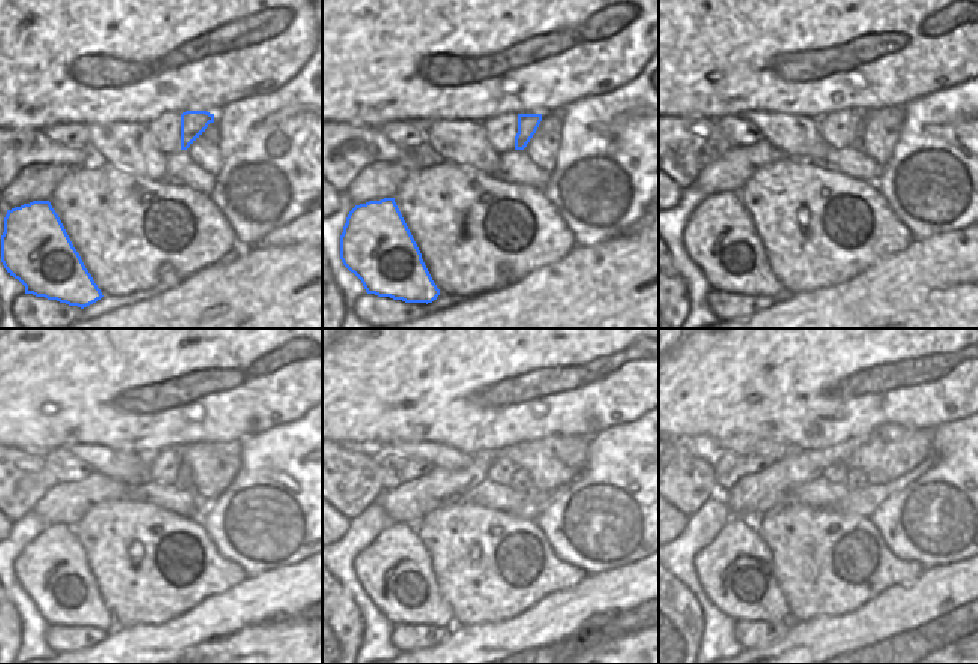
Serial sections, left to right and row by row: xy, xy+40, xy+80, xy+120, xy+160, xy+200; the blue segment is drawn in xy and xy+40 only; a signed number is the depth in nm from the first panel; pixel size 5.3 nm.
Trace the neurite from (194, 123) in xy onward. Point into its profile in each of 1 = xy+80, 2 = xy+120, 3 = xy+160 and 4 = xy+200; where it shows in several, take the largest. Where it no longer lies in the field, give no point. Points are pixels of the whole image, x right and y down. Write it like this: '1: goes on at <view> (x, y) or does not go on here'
1: goes on at xy+80 (858, 137)
2: goes on at xy+120 (185, 477)
3: goes on at xy+160 (521, 483)
4: goes on at xy+200 (854, 481)

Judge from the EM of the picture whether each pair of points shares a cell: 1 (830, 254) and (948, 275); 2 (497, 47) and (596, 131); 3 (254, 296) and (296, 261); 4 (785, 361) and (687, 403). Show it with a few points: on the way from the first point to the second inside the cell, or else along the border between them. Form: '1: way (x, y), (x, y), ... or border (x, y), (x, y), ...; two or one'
1: border (909, 245), (848, 281); two
2: border (600, 93), (579, 98), (560, 111); two
3: way (264, 293), (285, 272); one
4: way (761, 361), (729, 361), (711, 379); one

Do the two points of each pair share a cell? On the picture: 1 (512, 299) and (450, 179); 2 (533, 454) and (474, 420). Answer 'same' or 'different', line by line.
1: different
2: different

